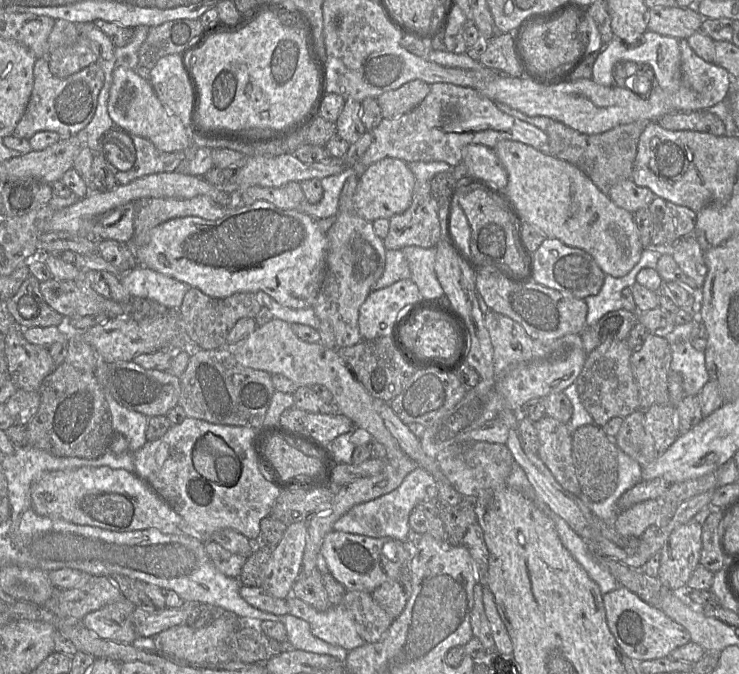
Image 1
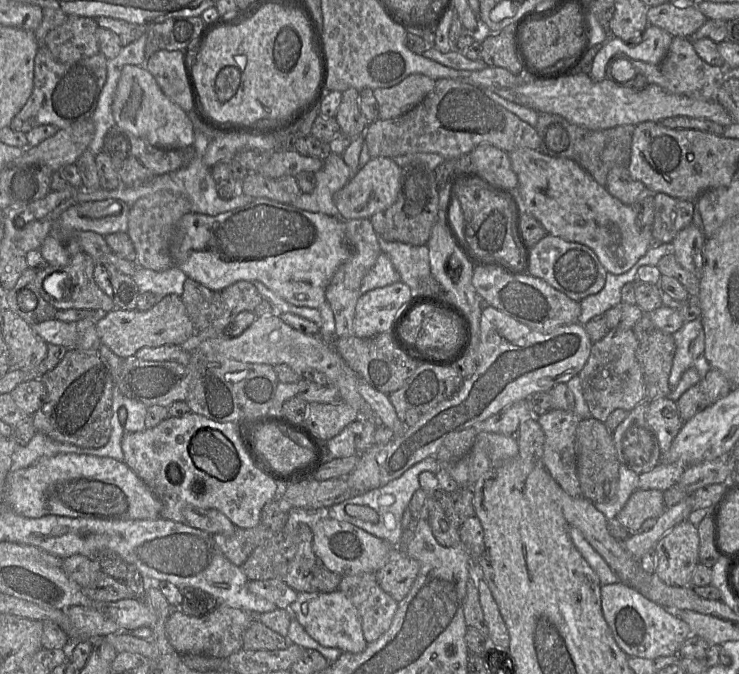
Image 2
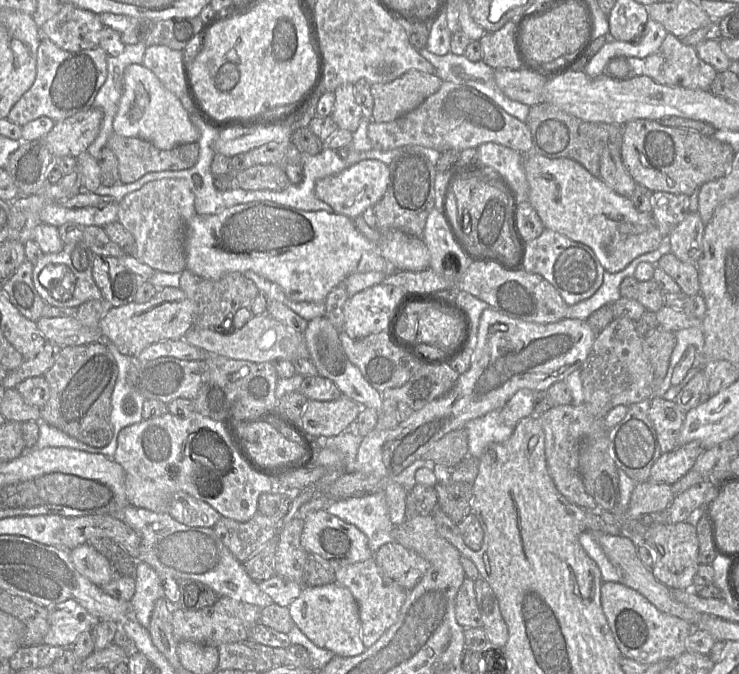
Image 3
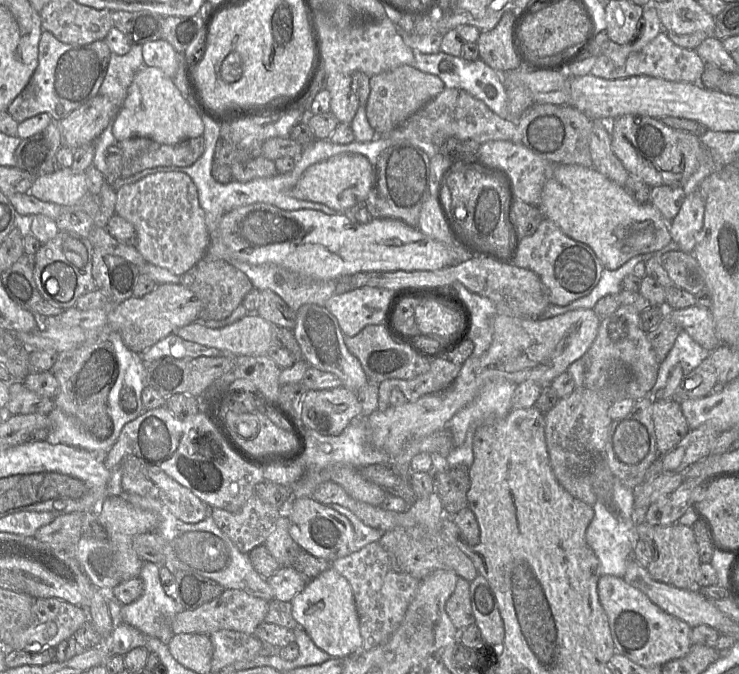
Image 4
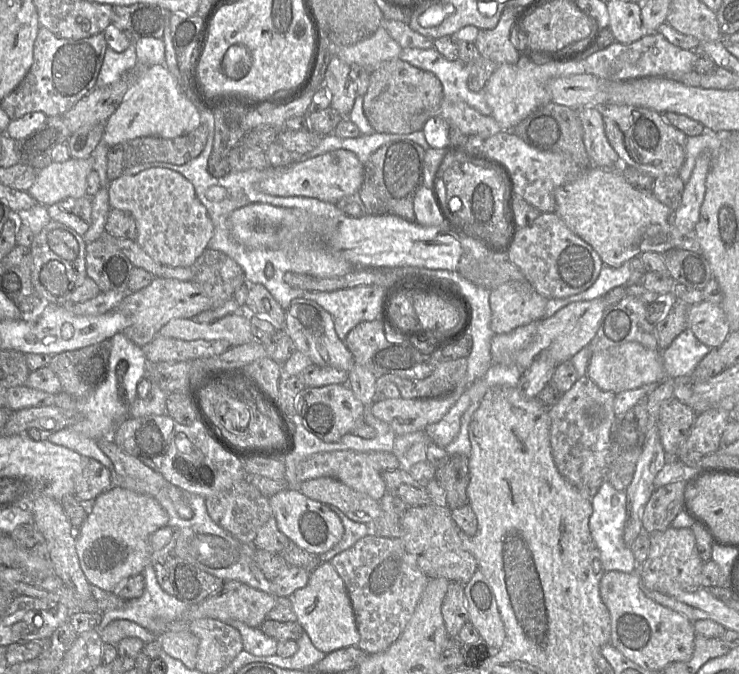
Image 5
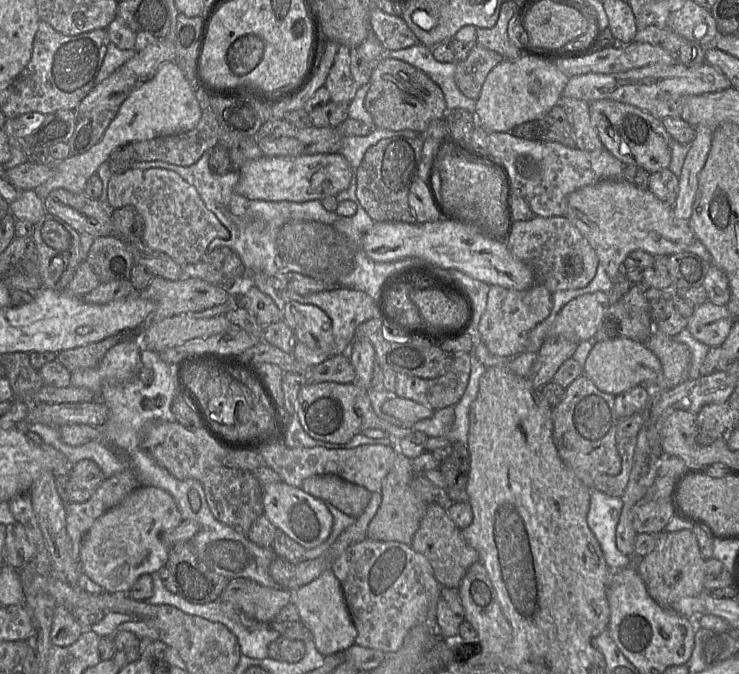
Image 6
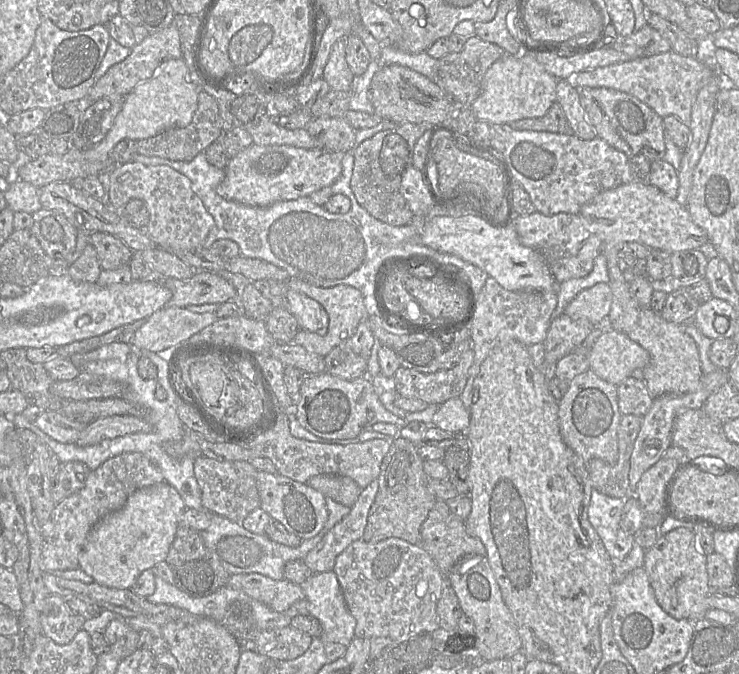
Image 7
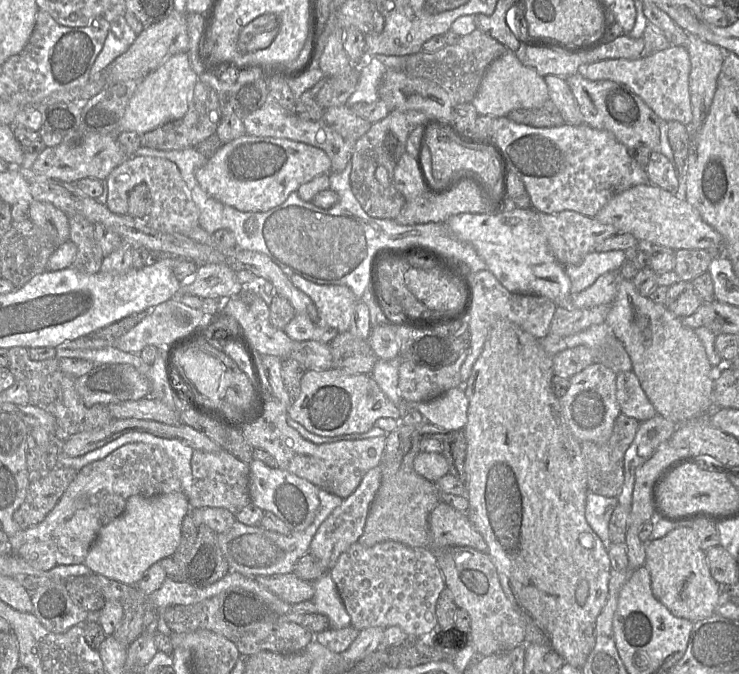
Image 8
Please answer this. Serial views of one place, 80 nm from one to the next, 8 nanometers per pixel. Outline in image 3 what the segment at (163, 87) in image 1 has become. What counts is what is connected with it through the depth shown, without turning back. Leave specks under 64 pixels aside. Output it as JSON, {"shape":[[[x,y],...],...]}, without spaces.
{"shape":[[[151,45],[145,49],[143,63],[151,70],[162,85],[181,98],[188,98],[189,91],[183,66],[184,51],[173,50],[164,45]]]}

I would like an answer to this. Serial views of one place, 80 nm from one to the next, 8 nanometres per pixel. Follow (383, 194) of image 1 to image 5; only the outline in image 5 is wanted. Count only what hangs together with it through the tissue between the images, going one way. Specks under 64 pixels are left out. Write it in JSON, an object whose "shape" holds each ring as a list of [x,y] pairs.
{"shape":[[[339,149],[330,151],[287,167],[274,168],[272,176],[255,184],[263,193],[280,197],[308,197],[336,204],[343,197],[358,193],[364,181],[364,164],[355,153]]]}

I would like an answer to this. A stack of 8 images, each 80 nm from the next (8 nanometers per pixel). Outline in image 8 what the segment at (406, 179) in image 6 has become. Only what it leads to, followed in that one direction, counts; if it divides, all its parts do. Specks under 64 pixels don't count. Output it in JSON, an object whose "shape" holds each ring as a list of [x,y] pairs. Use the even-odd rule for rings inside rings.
{"shape":[[[419,111],[391,112],[382,120],[372,124],[371,128],[359,138],[352,154],[352,171],[350,185],[352,192],[364,211],[371,217],[394,220],[406,203],[405,197],[394,184],[394,168],[406,153],[406,144],[409,134],[418,126],[420,132],[426,129],[428,115]],[[378,167],[385,168],[389,175],[389,185],[384,186],[375,176]]]}

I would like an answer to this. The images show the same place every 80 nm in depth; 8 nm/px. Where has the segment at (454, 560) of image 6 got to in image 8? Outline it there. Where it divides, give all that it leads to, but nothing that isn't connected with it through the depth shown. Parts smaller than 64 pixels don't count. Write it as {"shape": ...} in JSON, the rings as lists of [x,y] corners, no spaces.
{"shape":[[[440,500],[428,517],[430,549],[453,546],[471,547],[488,552],[482,535],[470,522],[467,514]]]}

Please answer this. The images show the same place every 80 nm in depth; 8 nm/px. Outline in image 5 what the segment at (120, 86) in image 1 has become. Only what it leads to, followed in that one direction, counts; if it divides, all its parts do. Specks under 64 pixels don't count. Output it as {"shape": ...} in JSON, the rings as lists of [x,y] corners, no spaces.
{"shape":[[[165,65],[143,69],[130,92],[105,123],[102,141],[109,147],[140,137],[173,139],[201,125],[200,110],[180,87]]]}

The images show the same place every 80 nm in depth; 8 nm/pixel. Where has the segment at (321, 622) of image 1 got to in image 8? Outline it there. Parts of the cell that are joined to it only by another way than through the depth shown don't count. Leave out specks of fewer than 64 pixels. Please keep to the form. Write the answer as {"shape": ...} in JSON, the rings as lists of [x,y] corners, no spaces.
{"shape":[[[327,572],[316,579],[313,586],[315,593],[310,600],[315,604],[317,612],[328,618],[329,627],[340,629],[351,625],[351,618],[330,573]]]}

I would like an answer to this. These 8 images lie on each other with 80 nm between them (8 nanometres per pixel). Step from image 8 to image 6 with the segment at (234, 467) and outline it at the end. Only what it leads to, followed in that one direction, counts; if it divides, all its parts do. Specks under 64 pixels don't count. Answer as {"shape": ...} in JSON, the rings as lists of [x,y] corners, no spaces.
{"shape":[[[221,466],[207,472],[200,483],[213,516],[240,534],[247,536],[255,520],[264,514],[263,486],[253,472]]]}

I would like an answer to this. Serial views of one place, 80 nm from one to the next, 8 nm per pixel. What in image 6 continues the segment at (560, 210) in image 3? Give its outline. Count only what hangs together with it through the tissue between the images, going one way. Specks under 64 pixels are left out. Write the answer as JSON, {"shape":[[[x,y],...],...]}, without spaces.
{"shape":[[[623,179],[605,180],[574,191],[568,197],[565,217],[587,239],[612,281],[619,279],[620,265],[634,250],[644,250],[654,256],[666,256],[687,252],[687,248],[698,239],[689,220],[676,217],[674,206],[657,198],[649,189],[642,190]]]}

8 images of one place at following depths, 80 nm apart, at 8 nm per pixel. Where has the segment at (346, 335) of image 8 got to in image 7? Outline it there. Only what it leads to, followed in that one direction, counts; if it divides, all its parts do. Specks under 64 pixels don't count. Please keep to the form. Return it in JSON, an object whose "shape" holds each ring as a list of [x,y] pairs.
{"shape":[[[348,343],[333,348],[324,358],[325,372],[344,380],[366,376],[368,360],[355,354]]]}

